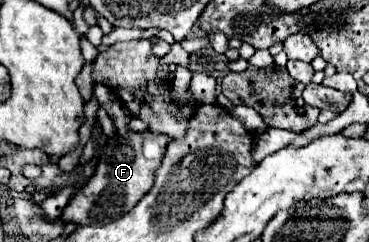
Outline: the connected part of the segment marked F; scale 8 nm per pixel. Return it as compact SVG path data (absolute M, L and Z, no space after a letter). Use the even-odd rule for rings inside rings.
M96 84L94 94L96 94L100 106L104 106L108 116L112 118L112 122L116 126L116 134L106 140L104 150L100 152L100 162L96 166L96 174L92 174L92 178L88 178L88 186L84 186L84 190L76 190L76 194L74 194L76 198L72 196L68 206L62 212L64 222L74 222L80 226L82 224L102 226L102 224L108 224L110 220L124 216L128 210L132 210L132 206L136 206L136 202L140 202L140 198L144 194L148 194L148 190L154 186L154 172L160 166L160 162L164 158L164 150L170 142L168 138L164 138L160 134L132 132L128 128L132 114L128 114L128 110L124 110L124 104L120 102L120 98L116 96L116 92L112 88L108 88L104 84Z

